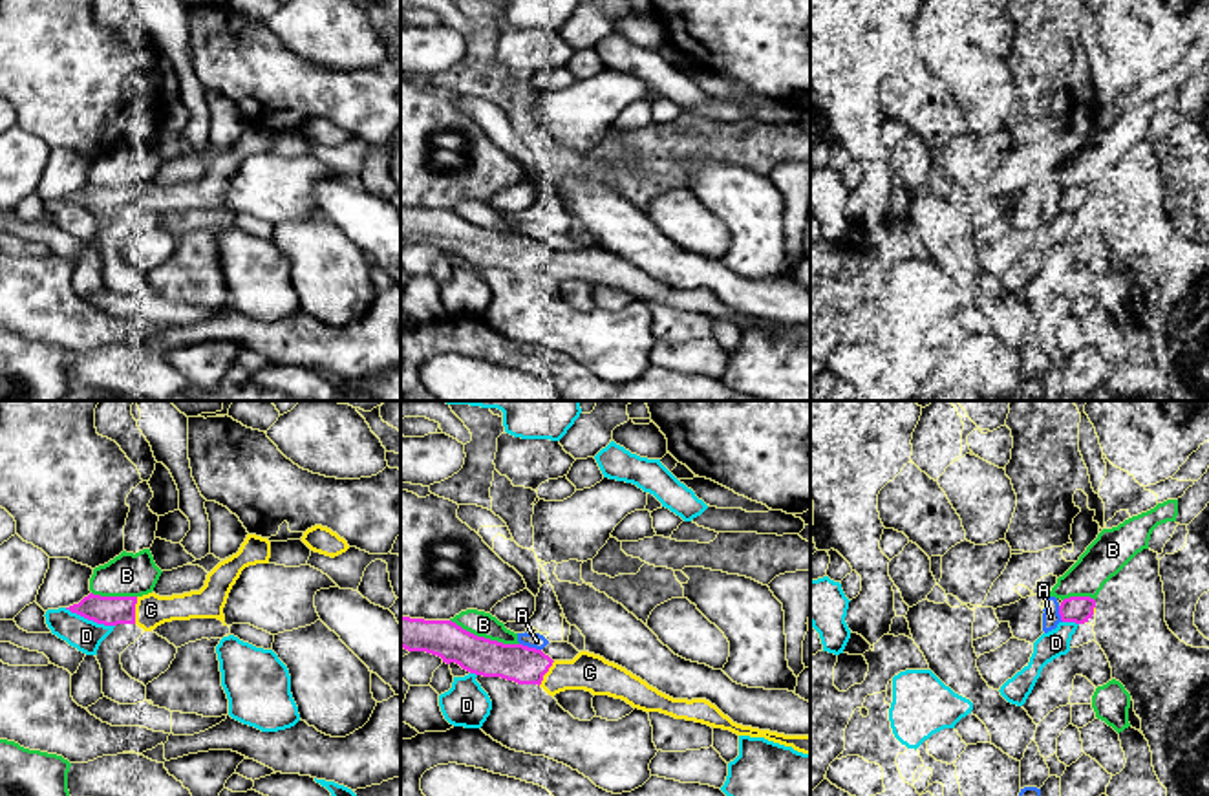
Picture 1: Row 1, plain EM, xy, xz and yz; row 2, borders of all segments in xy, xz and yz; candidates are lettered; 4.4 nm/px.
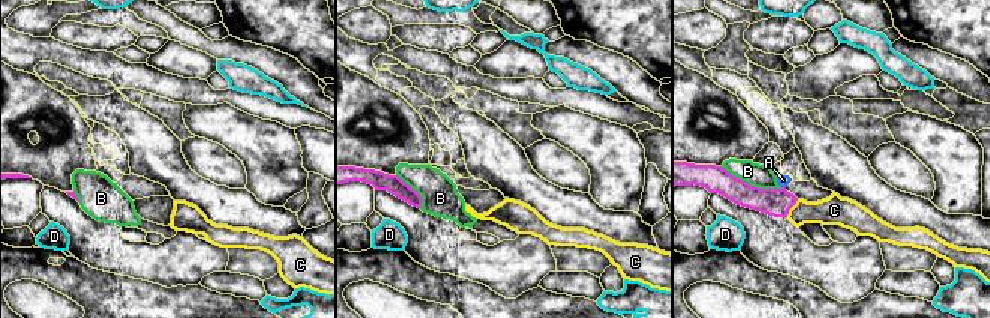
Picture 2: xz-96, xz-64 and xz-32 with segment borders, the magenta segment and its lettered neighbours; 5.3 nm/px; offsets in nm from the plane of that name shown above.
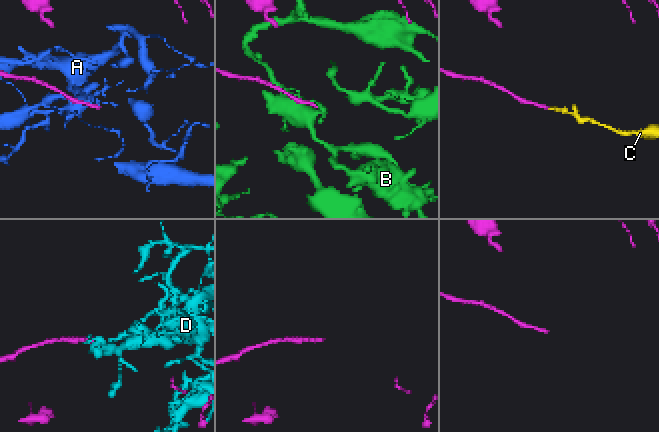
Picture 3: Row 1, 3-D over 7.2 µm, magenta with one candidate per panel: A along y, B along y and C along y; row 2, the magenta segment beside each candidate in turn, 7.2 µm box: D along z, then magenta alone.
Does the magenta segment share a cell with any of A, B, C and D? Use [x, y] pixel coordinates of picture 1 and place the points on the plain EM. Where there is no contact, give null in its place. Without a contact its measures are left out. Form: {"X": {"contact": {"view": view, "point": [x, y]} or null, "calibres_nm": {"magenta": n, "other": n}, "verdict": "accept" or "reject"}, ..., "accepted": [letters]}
{"A": {"contact": {"view": "xz", "point": [531, 238]}, "calibres_nm": {"magenta": 170, "other": 70}, "verdict": "reject"}, "B": {"contact": {"view": "xz", "point": [483, 227]}, "calibres_nm": {"magenta": 170, "other": 110}, "verdict": "reject"}, "C": {"contact": {"view": "xy", "point": [134, 200]}, "calibres_nm": {"magenta": 130, "other": 140}, "verdict": "accept"}, "D": {"contact": {"view": "xy", "point": [90, 209]}, "calibres_nm": {"magenta": 130, "other": 140}, "verdict": "reject"}, "accepted": ["C"]}

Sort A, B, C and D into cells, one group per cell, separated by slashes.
A / B / C / D

